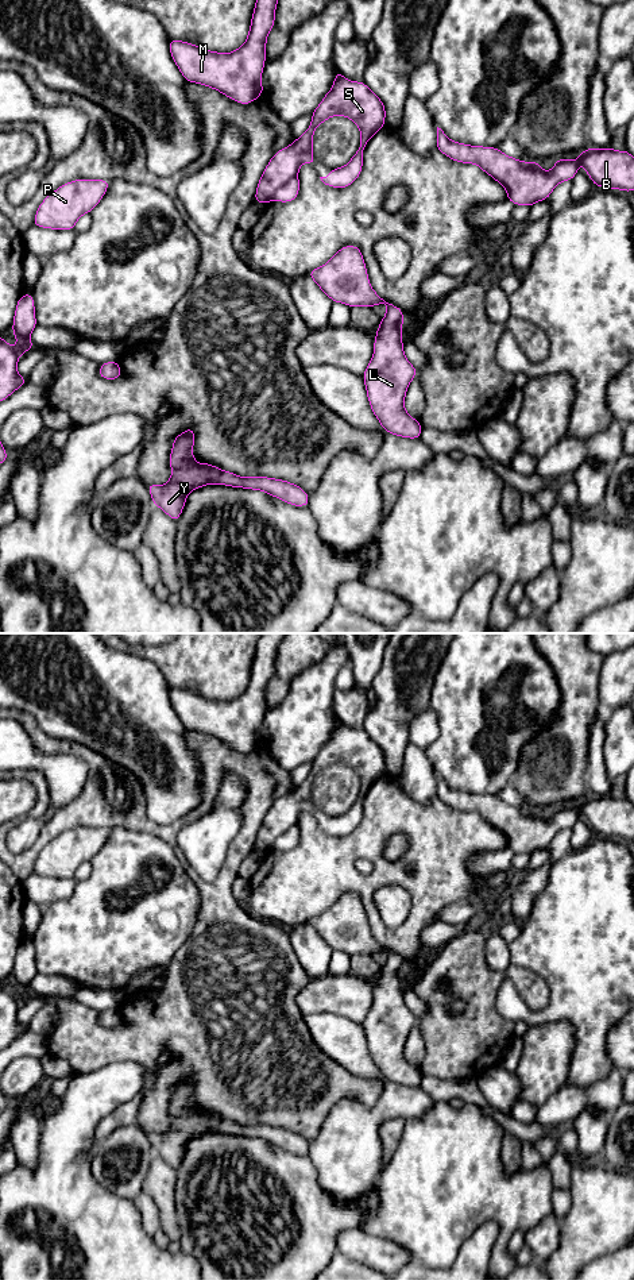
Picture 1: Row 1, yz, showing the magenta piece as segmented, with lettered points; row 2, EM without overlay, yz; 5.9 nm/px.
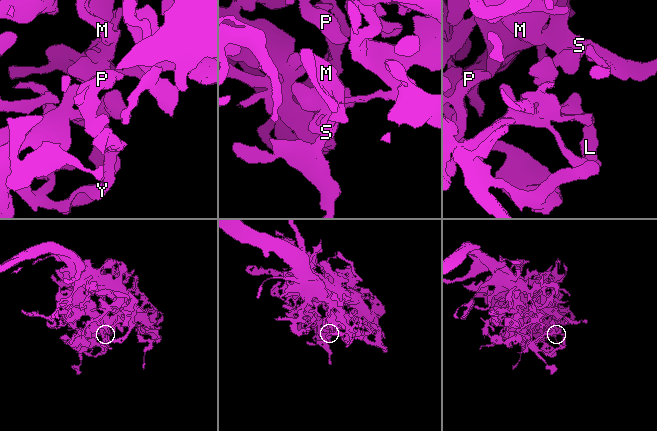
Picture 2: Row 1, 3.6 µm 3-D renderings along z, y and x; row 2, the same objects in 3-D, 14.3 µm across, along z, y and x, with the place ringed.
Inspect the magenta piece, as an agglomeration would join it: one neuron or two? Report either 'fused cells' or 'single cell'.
single cell

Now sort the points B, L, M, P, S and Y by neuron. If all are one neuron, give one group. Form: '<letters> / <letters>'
B L M P S Y

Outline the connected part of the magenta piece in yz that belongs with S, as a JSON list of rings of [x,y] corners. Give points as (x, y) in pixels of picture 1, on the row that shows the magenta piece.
[[[336,70],[335,82],[312,112],[308,130],[290,146],[278,150],[268,161],[258,182],[254,201],[268,204],[271,200],[290,203],[297,198],[299,194],[299,166],[316,163],[312,150],[314,131],[333,116],[348,117],[359,127],[360,144],[345,166],[330,169],[328,177],[320,178],[325,185],[337,189],[344,189],[357,180],[363,169],[363,154],[368,140],[386,126],[386,108],[363,81],[351,81]]]

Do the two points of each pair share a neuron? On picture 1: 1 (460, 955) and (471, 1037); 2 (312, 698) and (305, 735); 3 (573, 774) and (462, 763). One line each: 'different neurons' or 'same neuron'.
1: same neuron
2: same neuron
3: different neurons

